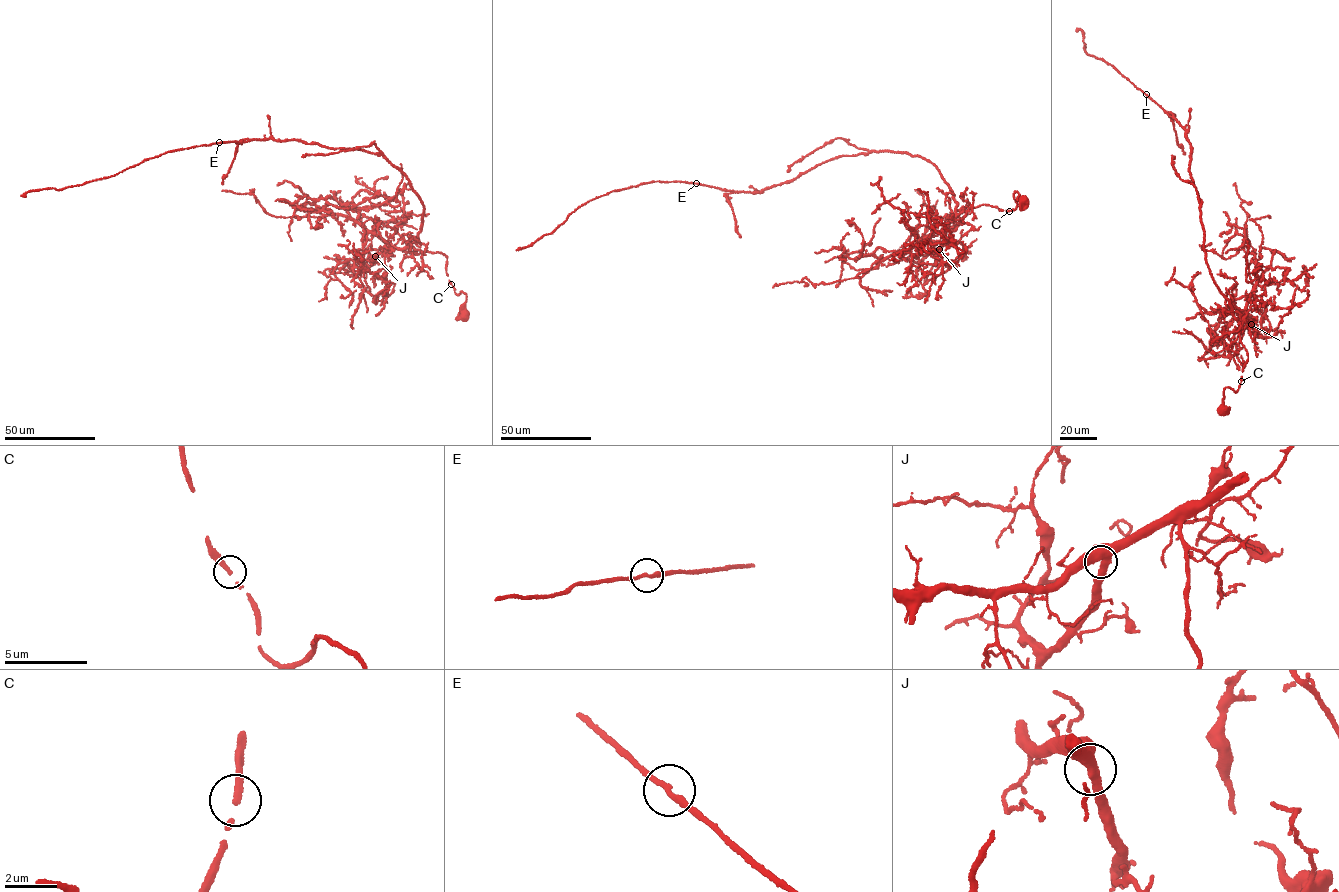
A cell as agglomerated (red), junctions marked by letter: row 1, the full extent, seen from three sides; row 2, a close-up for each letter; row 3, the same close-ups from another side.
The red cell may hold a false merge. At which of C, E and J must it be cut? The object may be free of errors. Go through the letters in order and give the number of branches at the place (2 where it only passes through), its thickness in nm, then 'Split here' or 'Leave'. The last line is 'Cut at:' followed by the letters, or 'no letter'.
C: Branches: 1. Thickness 320 nm. Leave
E: Branches: 2. Thickness 200 nm. Leave
J: Branches: 2. Thickness 440 nm. Leave
Cut at: no letter

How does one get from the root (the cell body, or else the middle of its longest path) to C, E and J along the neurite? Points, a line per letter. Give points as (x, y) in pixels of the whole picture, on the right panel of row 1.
C: (1222, 411), (1224, 389), (1228, 387), (1236, 392), (1241, 381)
E: (1222, 411), (1223, 391), (1237, 391), (1248, 355), (1240, 322), (1207, 264), (1187, 130), (1146, 94)
J: (1222, 411), (1224, 389), (1228, 387), (1237, 391), (1248, 359), (1240, 341), (1239, 323), (1246, 320), (1251, 324)

